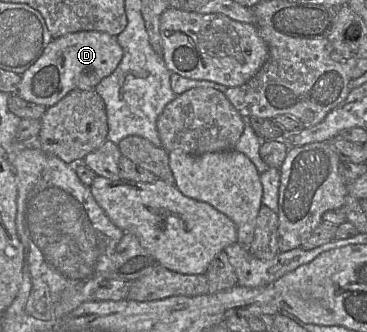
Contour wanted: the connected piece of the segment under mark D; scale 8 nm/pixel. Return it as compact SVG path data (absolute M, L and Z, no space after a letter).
M79 31L52 39L38 60L21 74L16 94L25 101L46 108L55 105L75 89L94 89L118 66L123 49L116 36L100 31Z

